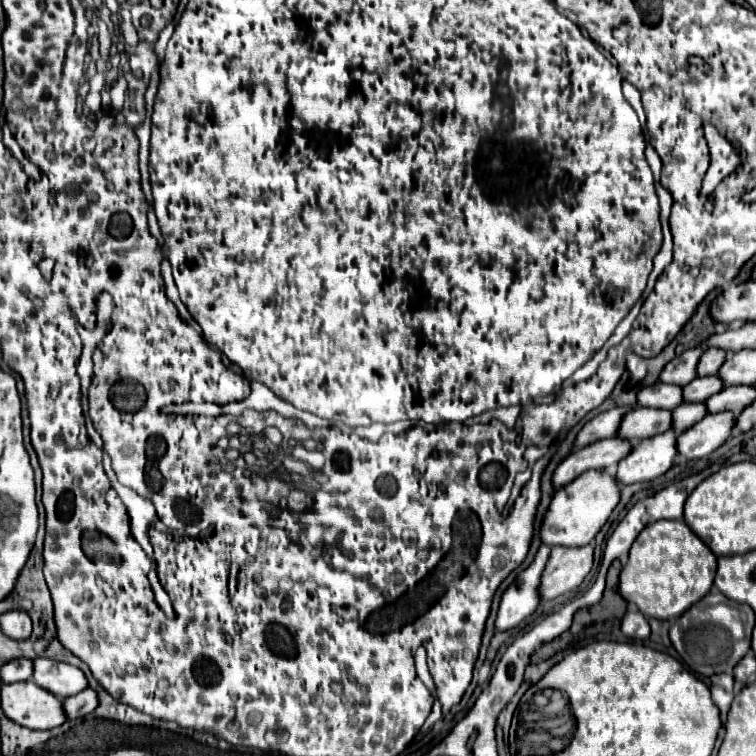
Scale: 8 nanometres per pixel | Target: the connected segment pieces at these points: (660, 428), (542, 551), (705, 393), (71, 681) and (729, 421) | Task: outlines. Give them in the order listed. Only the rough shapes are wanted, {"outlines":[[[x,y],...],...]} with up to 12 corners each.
{"outlines":[[[632,408],[618,436],[628,442],[672,428],[672,412]],[[550,548],[504,590],[496,630],[516,628],[538,606],[538,584]],[[718,376],[694,378],[684,402],[706,402],[724,388]],[[34,660],[32,680],[56,698],[88,686],[80,668]],[[708,414],[676,438],[688,460],[708,456],[730,436],[736,416]]]}

